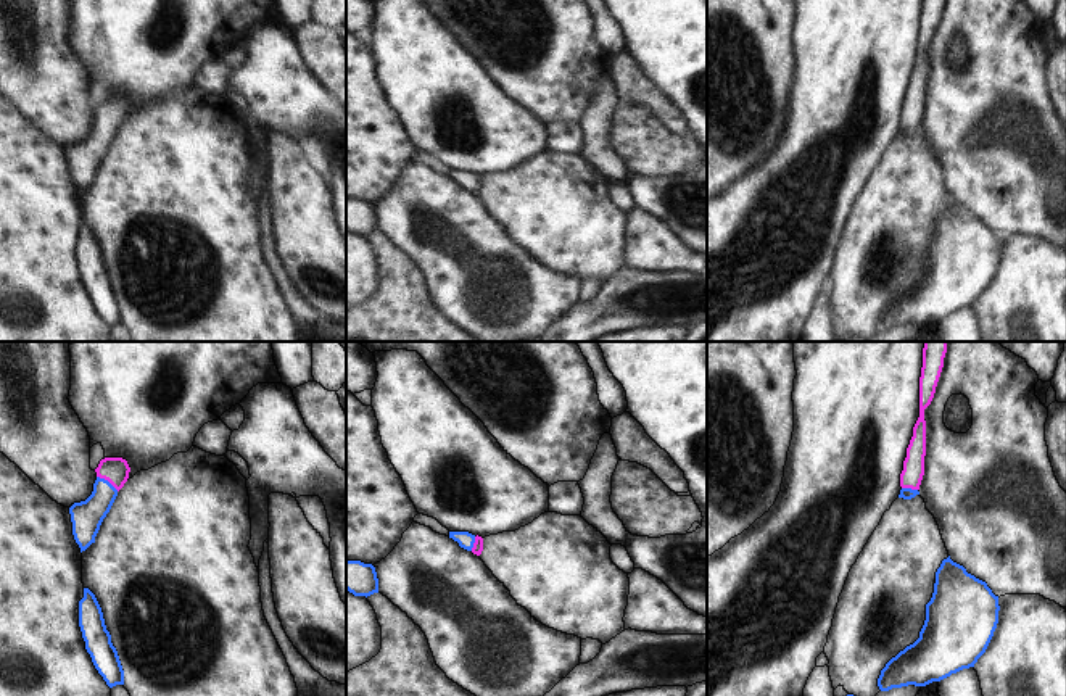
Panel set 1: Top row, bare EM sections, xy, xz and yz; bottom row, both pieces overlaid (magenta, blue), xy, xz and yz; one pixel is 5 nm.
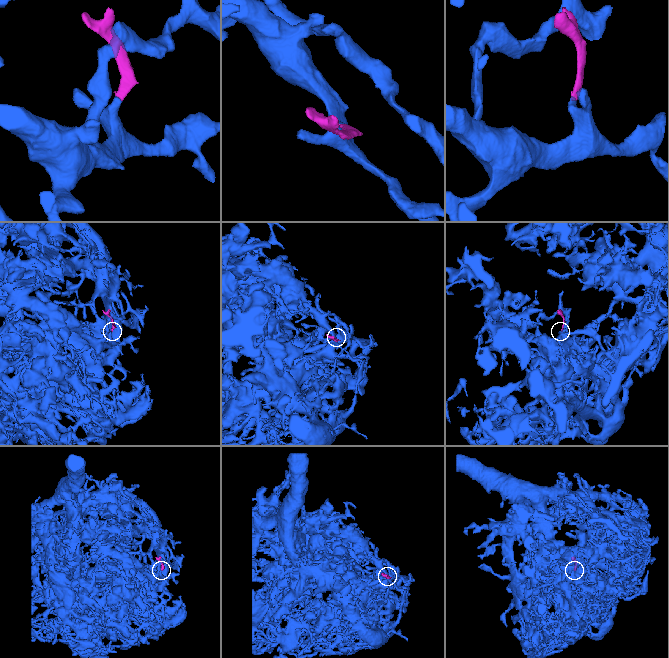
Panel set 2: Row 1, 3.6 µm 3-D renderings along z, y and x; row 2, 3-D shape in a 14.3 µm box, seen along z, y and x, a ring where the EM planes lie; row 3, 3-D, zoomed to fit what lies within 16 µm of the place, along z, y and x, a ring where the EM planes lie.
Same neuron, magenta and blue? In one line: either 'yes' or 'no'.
yes

